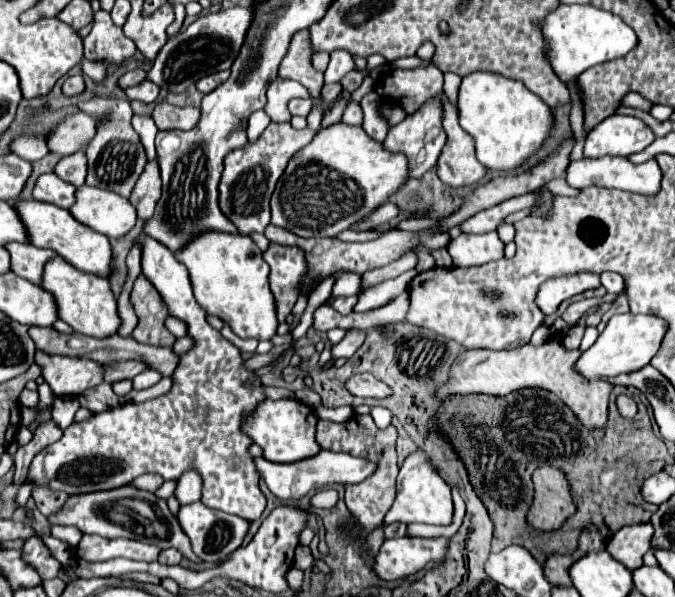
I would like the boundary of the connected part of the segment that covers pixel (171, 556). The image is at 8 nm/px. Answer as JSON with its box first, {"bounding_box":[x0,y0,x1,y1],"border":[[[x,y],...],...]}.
{"bounding_box":[158,549,182,565],"border":[[[164,549],[158,555],[158,563],[164,563],[164,565],[178,565],[180,559],[182,559],[182,553],[174,549]]]}

